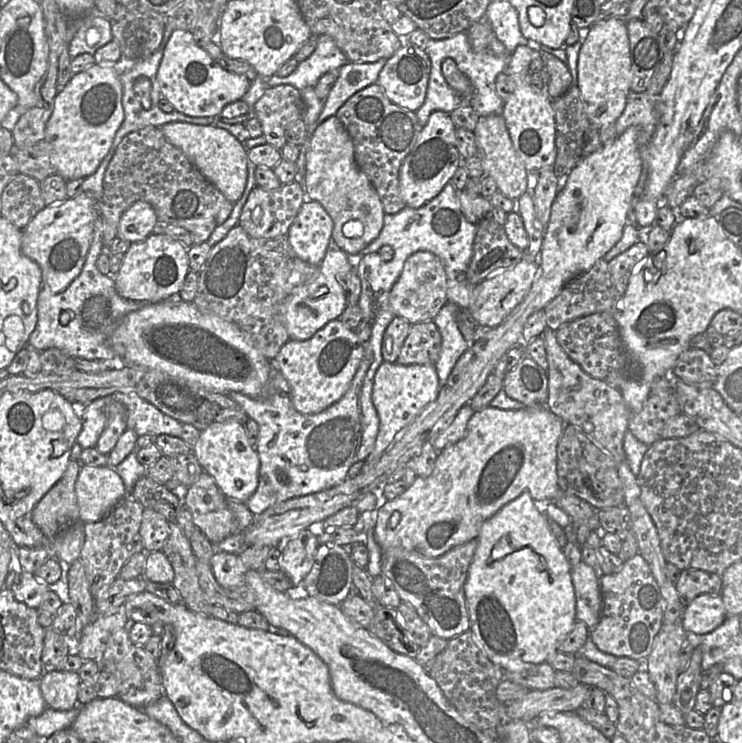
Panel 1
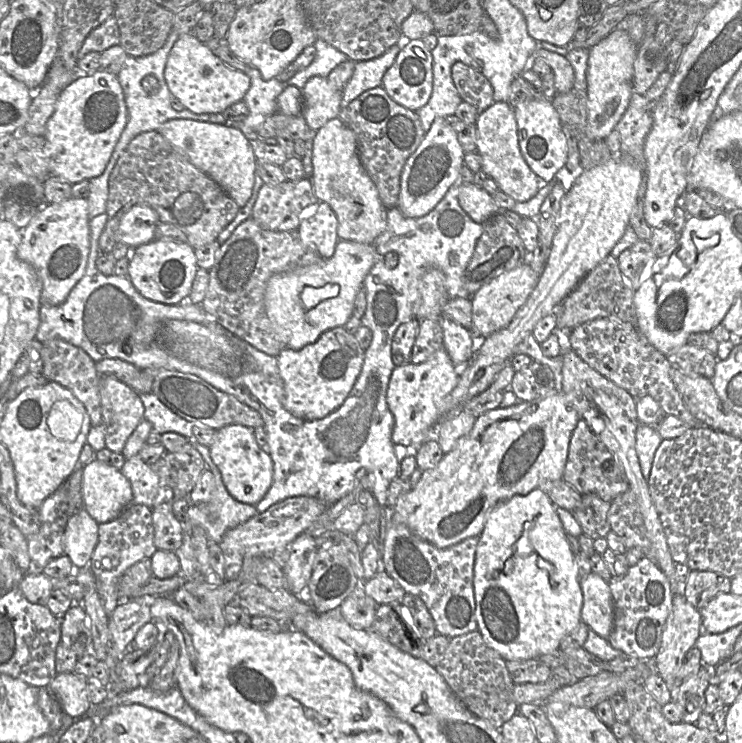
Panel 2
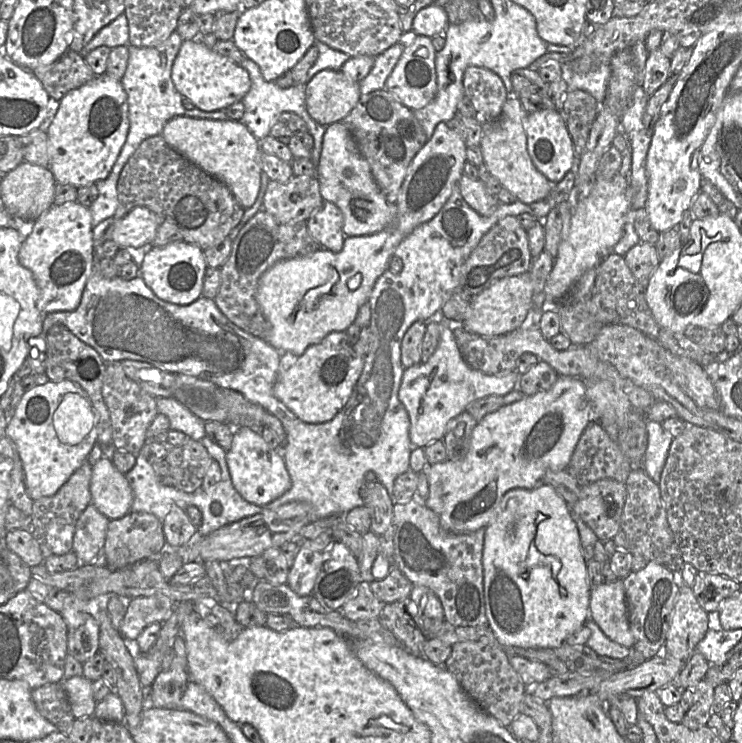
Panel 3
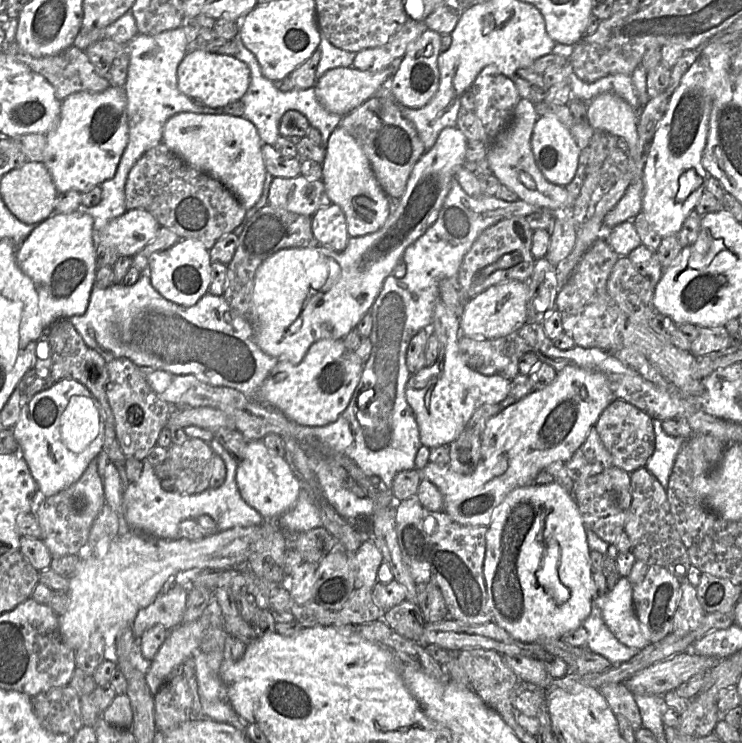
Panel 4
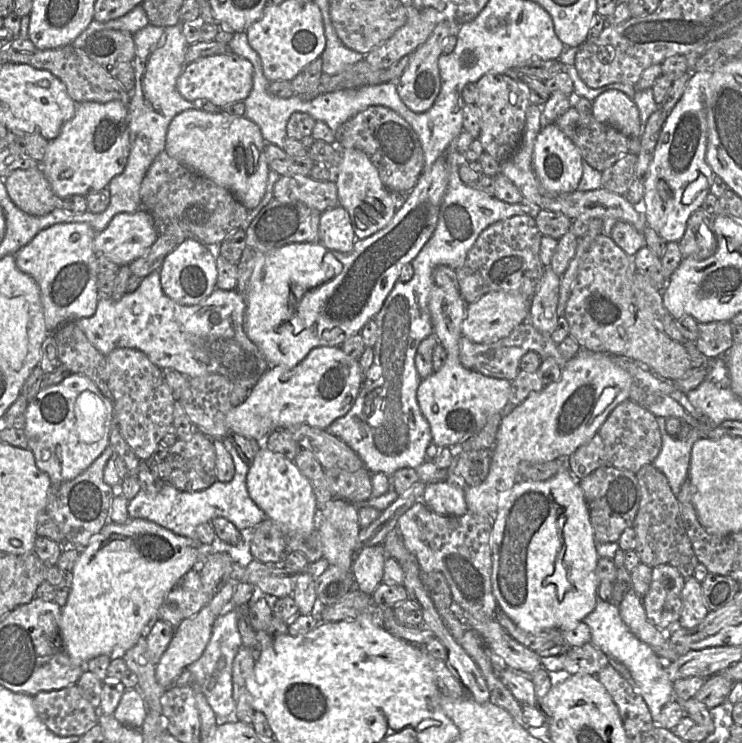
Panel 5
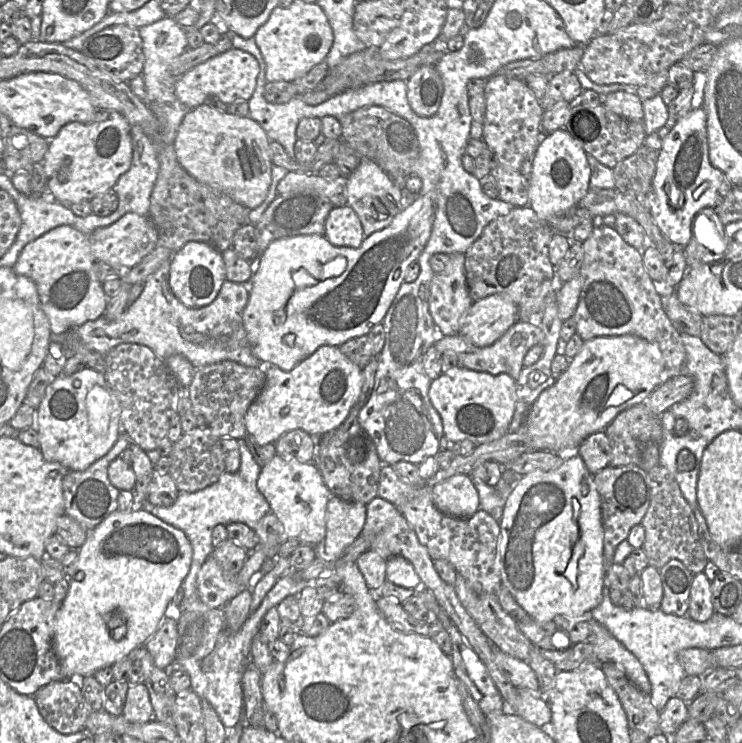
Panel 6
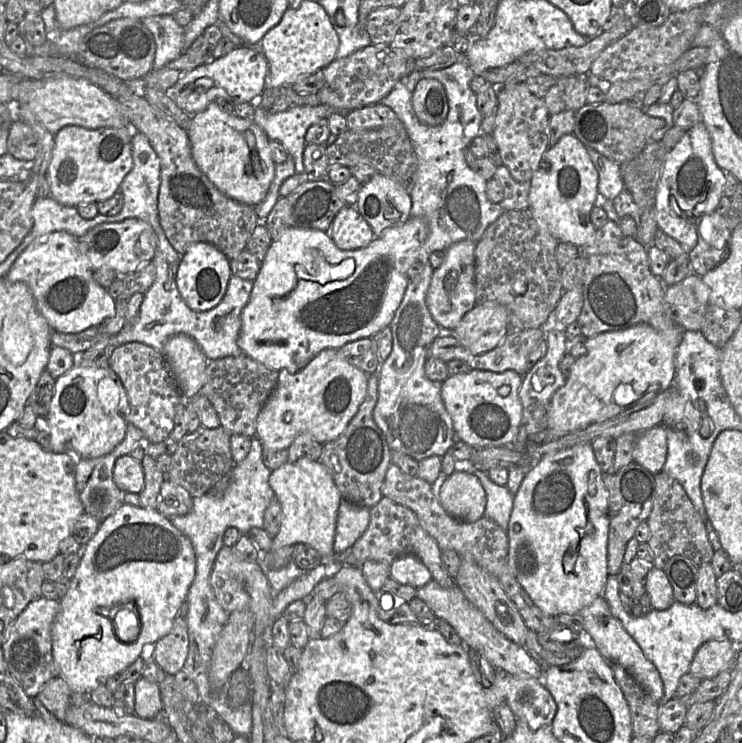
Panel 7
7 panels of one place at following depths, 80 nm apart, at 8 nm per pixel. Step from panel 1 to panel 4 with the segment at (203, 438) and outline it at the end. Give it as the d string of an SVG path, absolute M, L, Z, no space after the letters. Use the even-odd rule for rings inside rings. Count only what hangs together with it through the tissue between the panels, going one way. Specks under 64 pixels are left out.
M261 440L248 442L243 457L238 460L236 481L242 498L248 505L258 510L265 520L275 520L288 512L297 501L303 489L302 481L293 472L286 459L272 454Z

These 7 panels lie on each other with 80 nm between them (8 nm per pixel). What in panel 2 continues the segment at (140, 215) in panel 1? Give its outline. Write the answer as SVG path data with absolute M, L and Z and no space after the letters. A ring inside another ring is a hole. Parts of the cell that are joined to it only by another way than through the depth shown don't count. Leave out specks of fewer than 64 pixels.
M136 204L122 216L115 241L132 249L147 244L155 239L158 222L157 214L151 207Z

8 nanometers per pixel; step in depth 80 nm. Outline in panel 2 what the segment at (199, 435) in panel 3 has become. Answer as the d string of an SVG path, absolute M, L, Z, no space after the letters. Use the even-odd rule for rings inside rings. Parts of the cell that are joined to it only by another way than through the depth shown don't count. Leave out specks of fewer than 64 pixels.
M152 393L139 394L139 396L144 406L144 420L151 424L152 432L177 433L192 441L191 422L173 413Z

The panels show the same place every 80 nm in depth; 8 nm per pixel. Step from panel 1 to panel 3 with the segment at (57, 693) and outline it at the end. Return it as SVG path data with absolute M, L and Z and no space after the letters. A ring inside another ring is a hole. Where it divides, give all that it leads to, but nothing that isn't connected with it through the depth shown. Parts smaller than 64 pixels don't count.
M82 676L63 679L61 685L71 705L75 720L92 718L97 702L93 697L92 682Z

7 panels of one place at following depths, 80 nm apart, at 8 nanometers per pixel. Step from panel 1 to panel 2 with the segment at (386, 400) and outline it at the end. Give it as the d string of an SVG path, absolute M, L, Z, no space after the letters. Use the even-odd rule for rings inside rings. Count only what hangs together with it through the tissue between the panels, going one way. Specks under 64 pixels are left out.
M444 347L436 351L431 358L421 364L405 364L396 366L391 374L387 389L387 405L394 417L392 441L395 445L407 448L418 448L420 445L435 438L438 422L443 420L443 400L450 395L457 386L459 369L456 368Z

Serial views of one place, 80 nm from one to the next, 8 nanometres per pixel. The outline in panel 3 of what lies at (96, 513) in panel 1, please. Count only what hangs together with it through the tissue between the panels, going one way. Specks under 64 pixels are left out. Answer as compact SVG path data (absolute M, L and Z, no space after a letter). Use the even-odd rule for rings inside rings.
M101 458L92 466L90 493L91 504L110 521L121 519L131 511L131 486L107 458Z

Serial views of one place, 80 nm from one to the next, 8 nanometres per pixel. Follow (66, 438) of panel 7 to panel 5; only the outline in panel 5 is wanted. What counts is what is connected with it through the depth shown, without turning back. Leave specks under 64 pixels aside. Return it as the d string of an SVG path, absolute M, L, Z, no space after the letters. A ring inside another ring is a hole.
M72 374L59 384L42 389L29 401L24 432L28 449L33 453L37 467L49 476L52 486L55 486L81 475L107 449L112 421L112 402L100 393L91 379L84 375Z

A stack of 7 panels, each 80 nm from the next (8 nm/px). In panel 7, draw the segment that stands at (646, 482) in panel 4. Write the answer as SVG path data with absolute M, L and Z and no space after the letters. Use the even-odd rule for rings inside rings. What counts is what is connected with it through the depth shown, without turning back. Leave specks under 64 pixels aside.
M664 471L655 476L653 508L646 522L650 536L647 544L653 555L653 566L663 570L676 555L690 559L697 567L709 563L715 551L709 541L705 525L681 484Z

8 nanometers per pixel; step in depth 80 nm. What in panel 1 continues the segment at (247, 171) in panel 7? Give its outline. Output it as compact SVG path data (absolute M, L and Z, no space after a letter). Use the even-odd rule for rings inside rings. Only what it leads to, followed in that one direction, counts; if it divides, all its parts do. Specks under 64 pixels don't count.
M171 122L160 128L165 139L179 149L192 165L231 203L239 200L247 183L247 149L226 130L214 126Z

